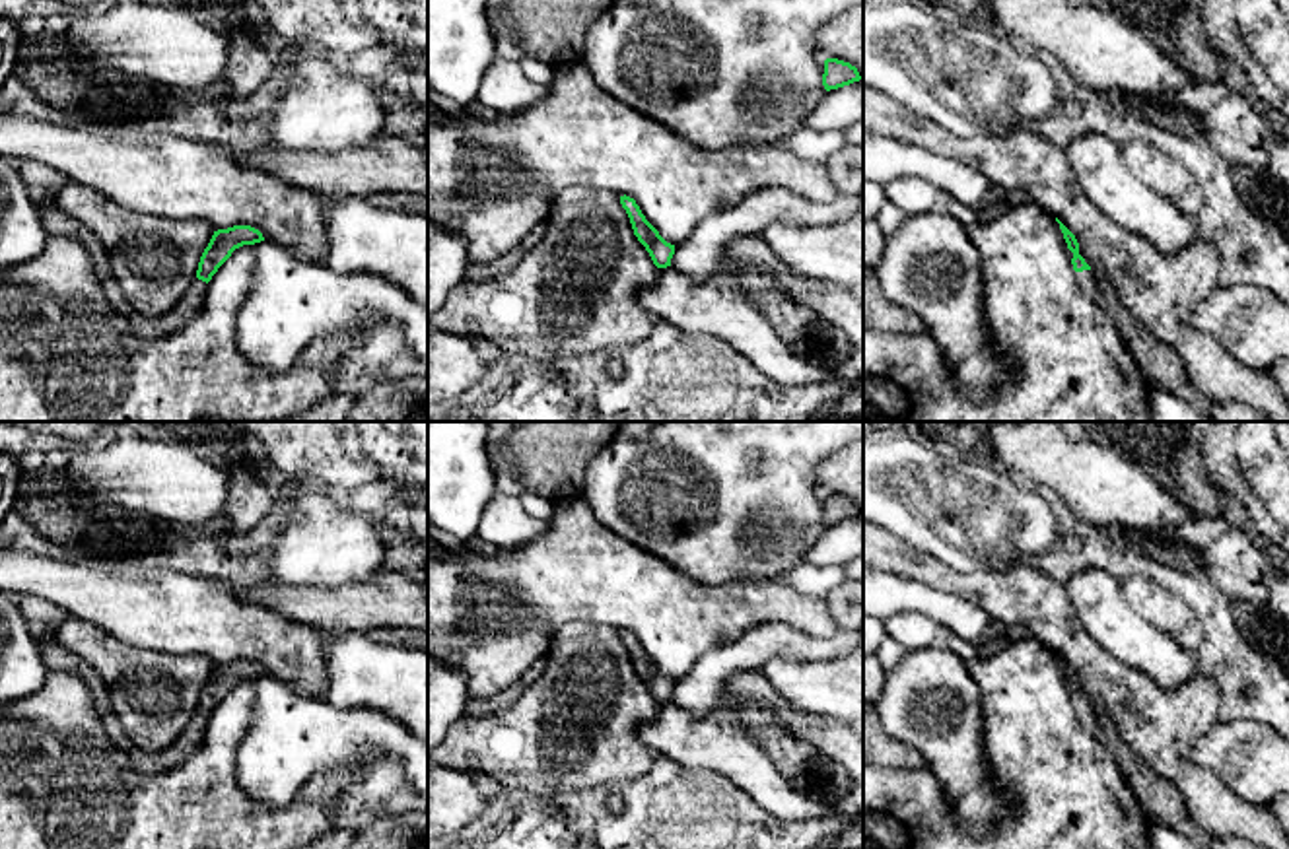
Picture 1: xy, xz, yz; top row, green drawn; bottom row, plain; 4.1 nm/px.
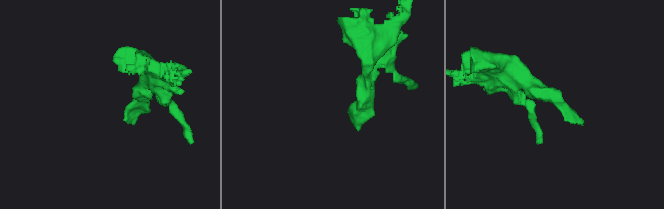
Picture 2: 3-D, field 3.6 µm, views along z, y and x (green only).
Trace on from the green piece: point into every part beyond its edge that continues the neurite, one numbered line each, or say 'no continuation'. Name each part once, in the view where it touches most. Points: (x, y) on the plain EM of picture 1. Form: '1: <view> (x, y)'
1: yz (1159, 799)

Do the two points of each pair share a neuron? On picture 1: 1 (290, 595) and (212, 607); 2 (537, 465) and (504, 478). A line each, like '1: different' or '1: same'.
1: different
2: different

